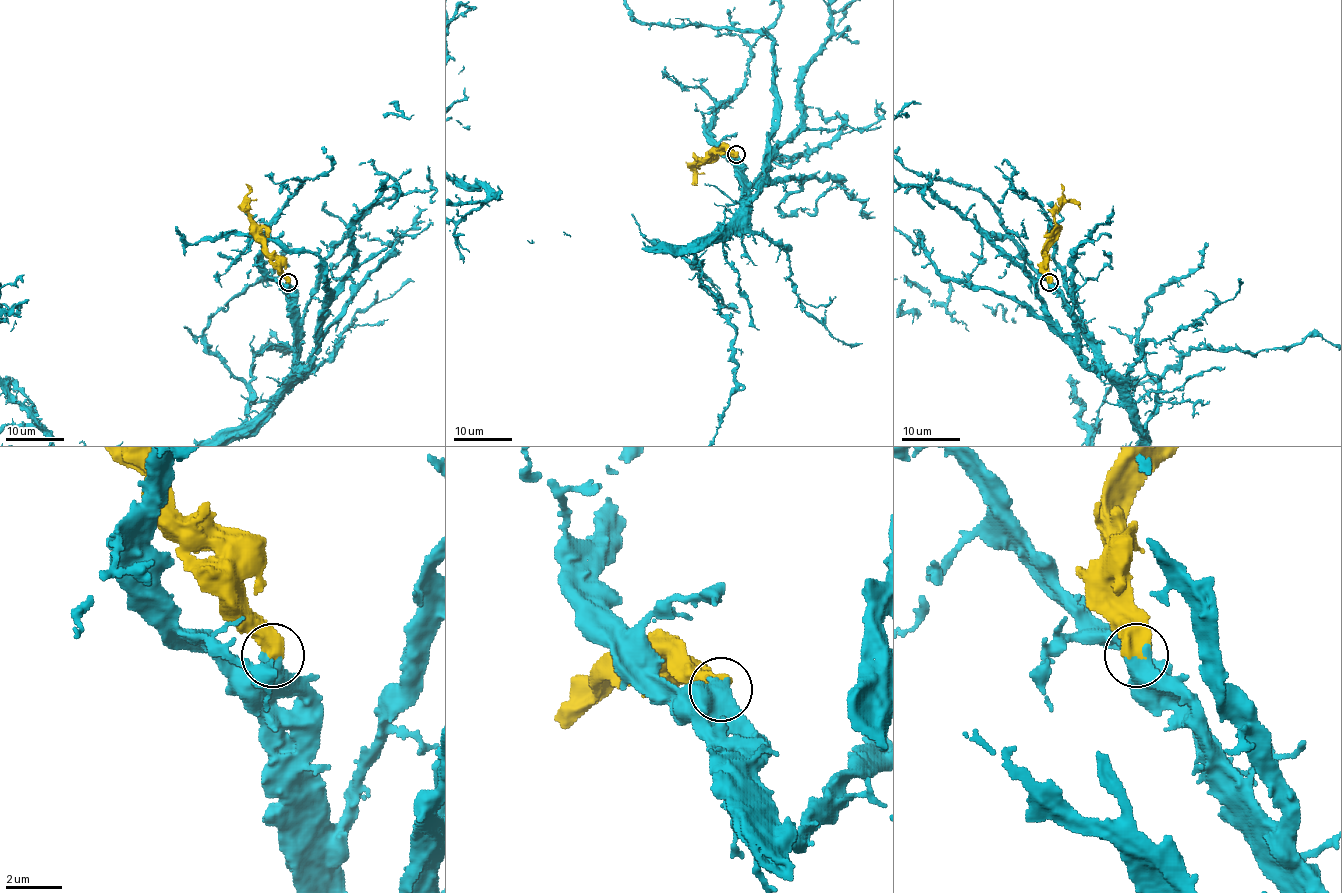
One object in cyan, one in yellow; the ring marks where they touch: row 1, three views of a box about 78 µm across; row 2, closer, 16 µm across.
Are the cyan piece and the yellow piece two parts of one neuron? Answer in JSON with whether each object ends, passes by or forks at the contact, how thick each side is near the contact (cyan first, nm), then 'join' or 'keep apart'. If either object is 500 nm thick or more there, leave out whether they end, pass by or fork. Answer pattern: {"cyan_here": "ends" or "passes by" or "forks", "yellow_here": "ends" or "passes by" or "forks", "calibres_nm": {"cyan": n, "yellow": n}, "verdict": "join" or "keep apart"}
{"calibres_nm": {"cyan": 850, "yellow": 800}, "verdict": "join"}

